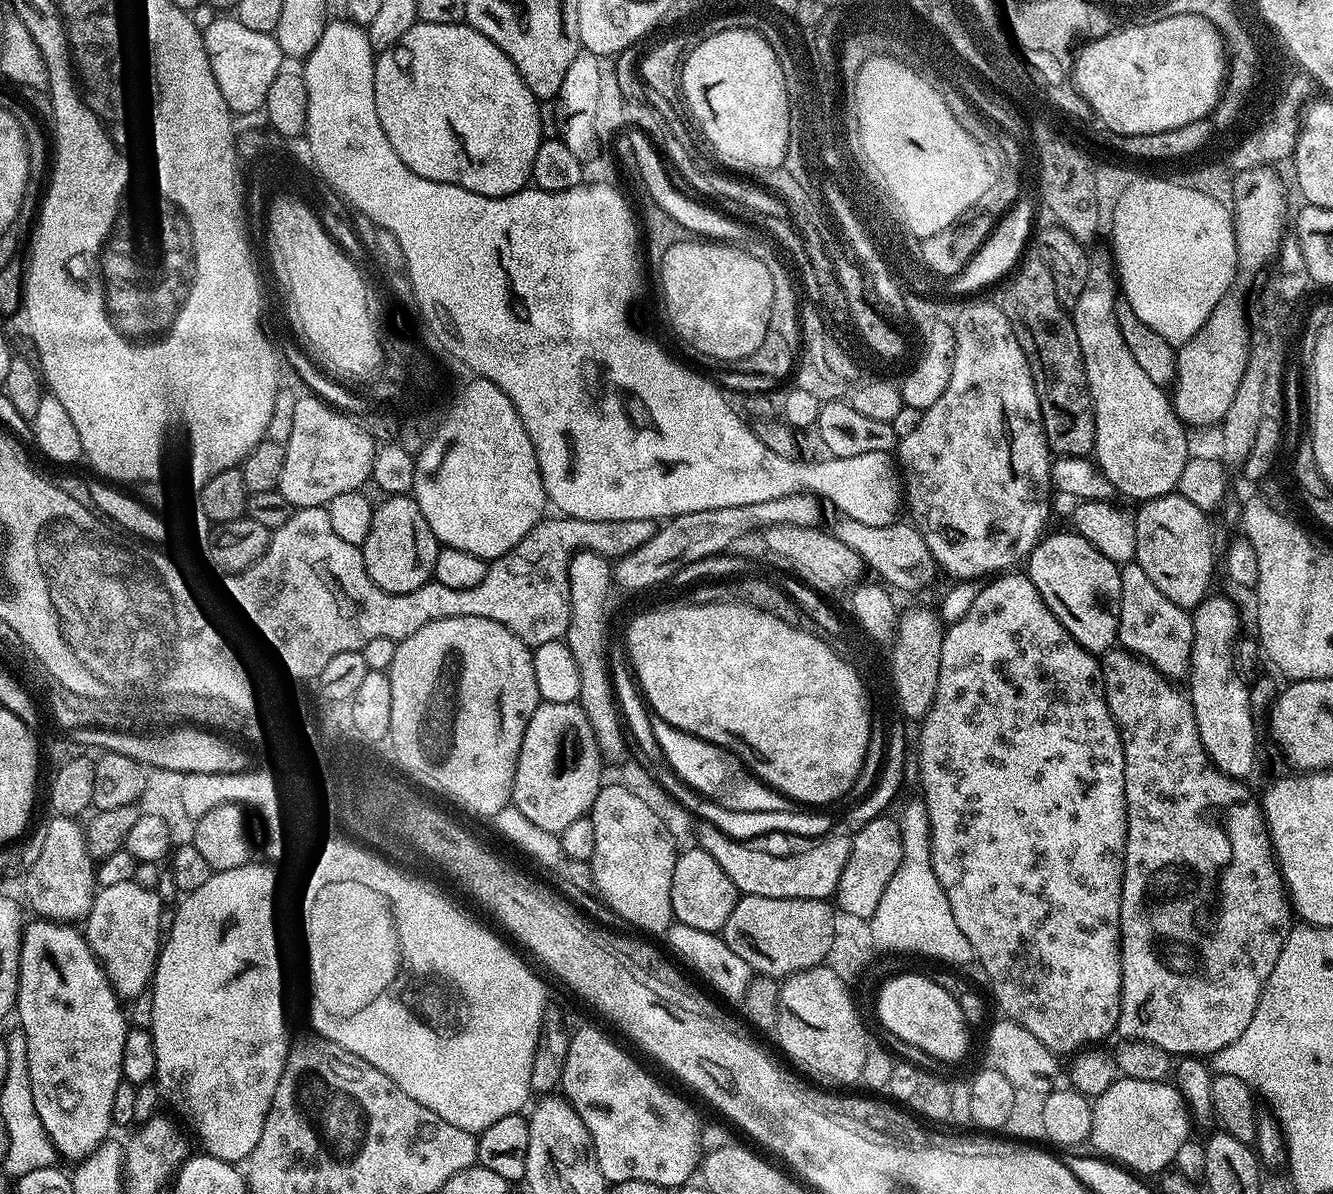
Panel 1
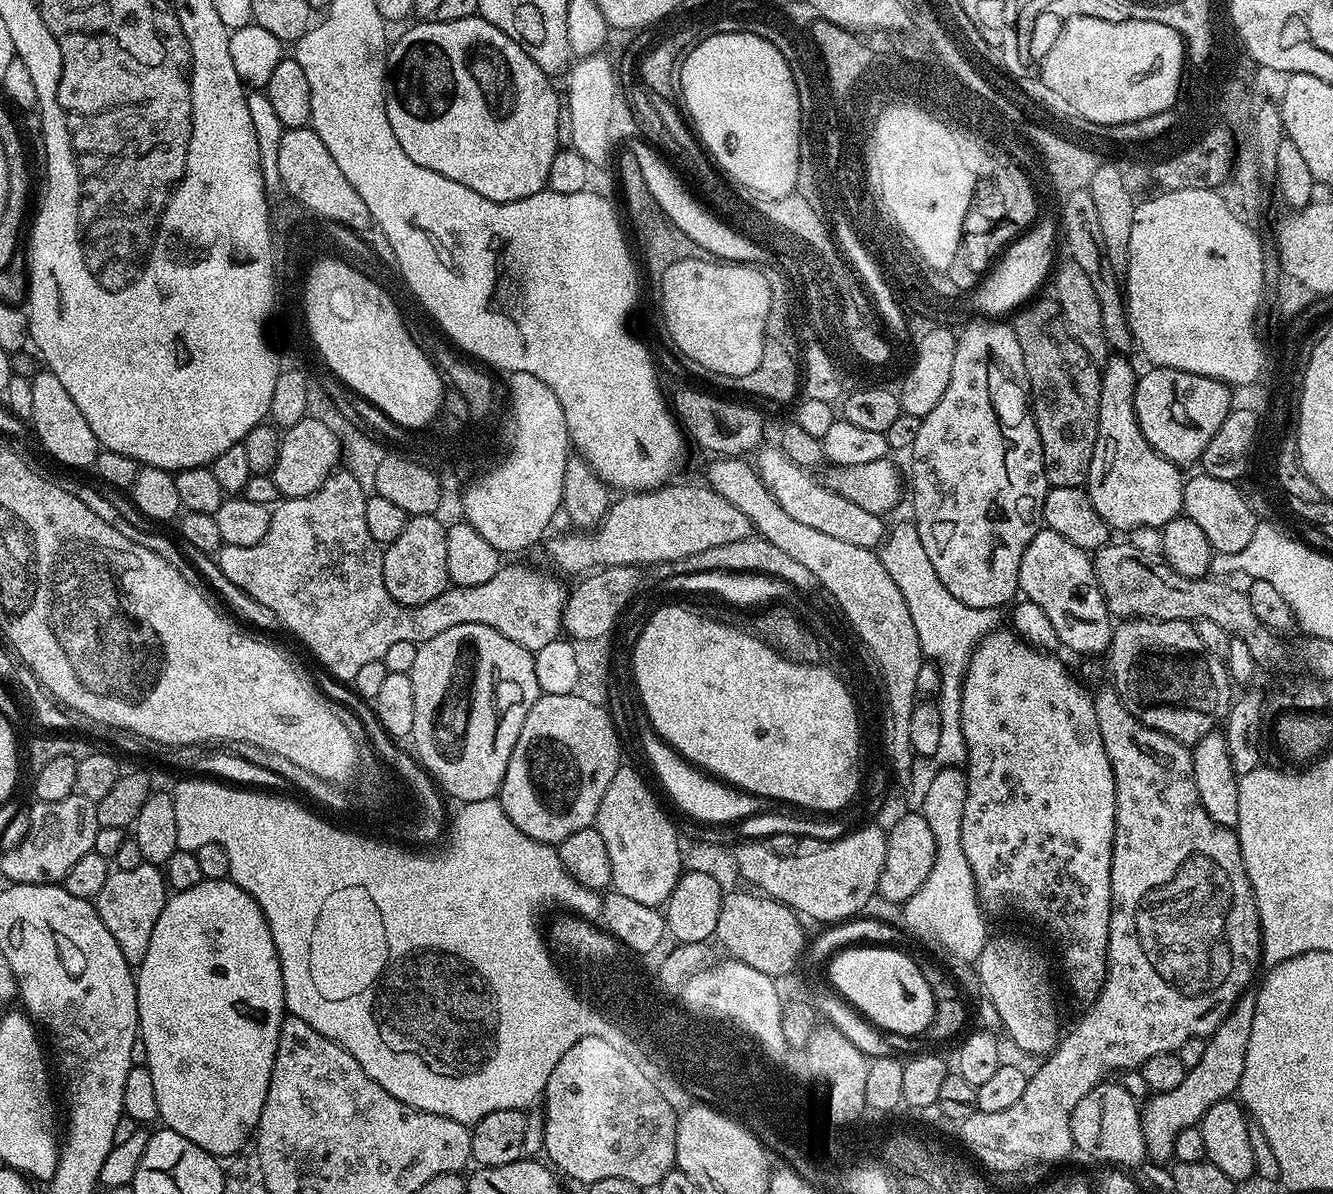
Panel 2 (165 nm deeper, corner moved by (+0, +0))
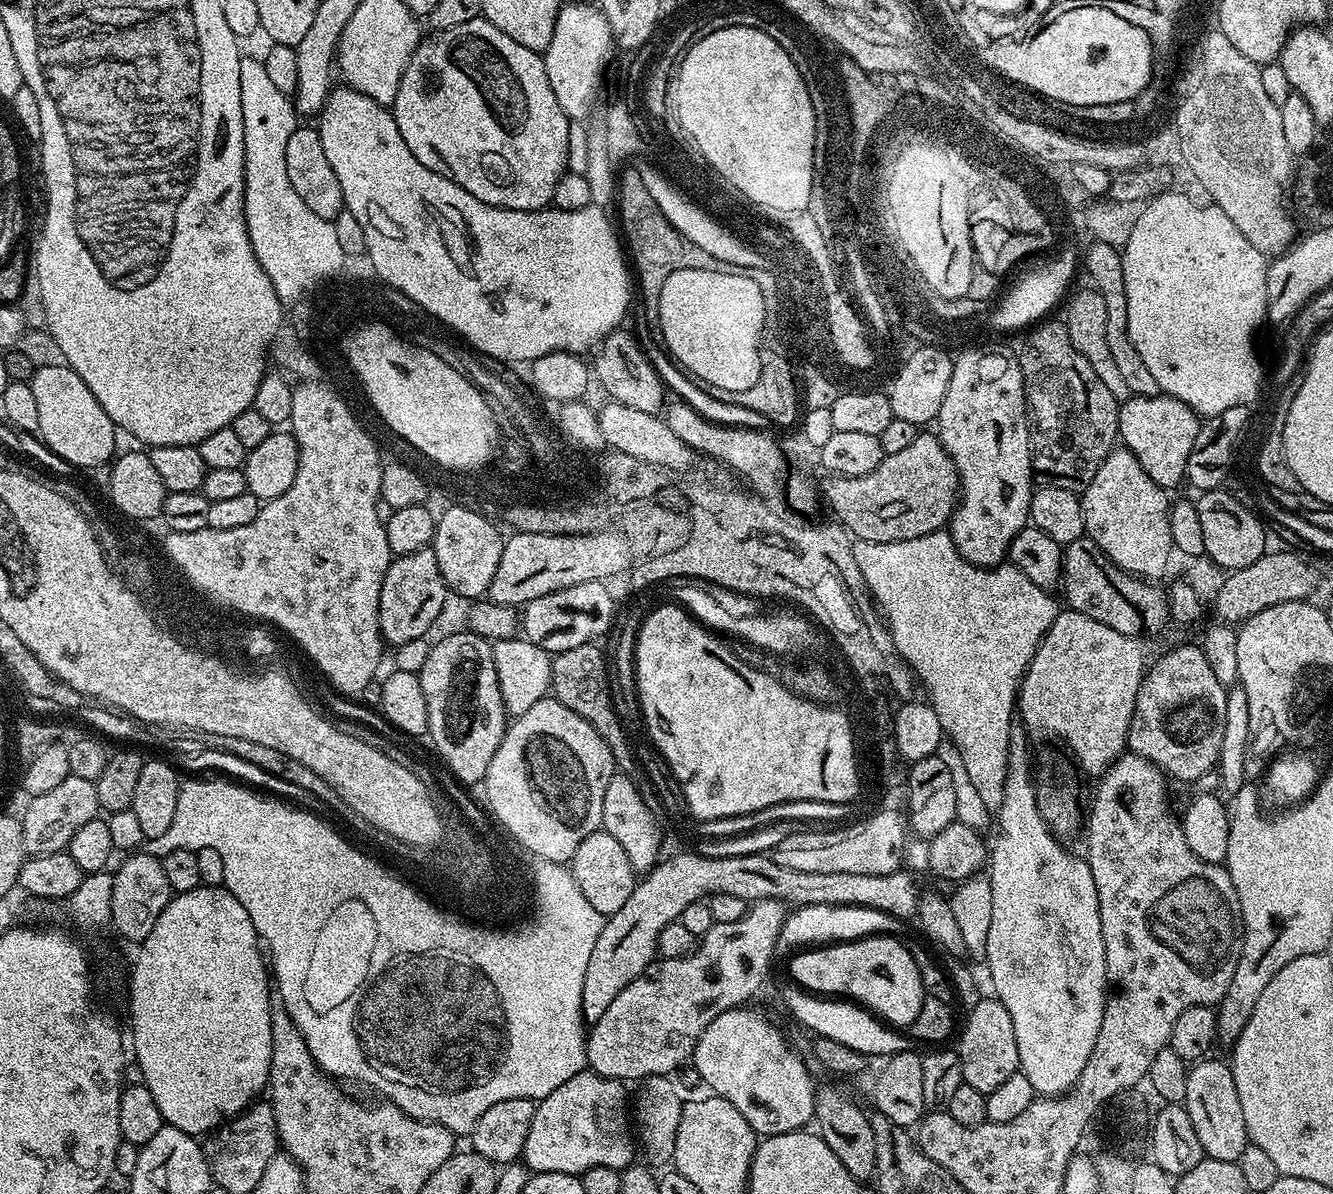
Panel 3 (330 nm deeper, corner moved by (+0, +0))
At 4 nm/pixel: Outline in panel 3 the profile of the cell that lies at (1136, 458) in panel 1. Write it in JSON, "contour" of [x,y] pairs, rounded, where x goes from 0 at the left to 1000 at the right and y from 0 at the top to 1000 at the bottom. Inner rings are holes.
{"contour":[[[838,374],[824,390],[824,397],[812,413],[813,444],[836,472],[848,482],[867,484],[876,476],[876,468],[881,466],[878,447],[877,413],[864,403],[857,394],[854,384],[847,375]]]}

